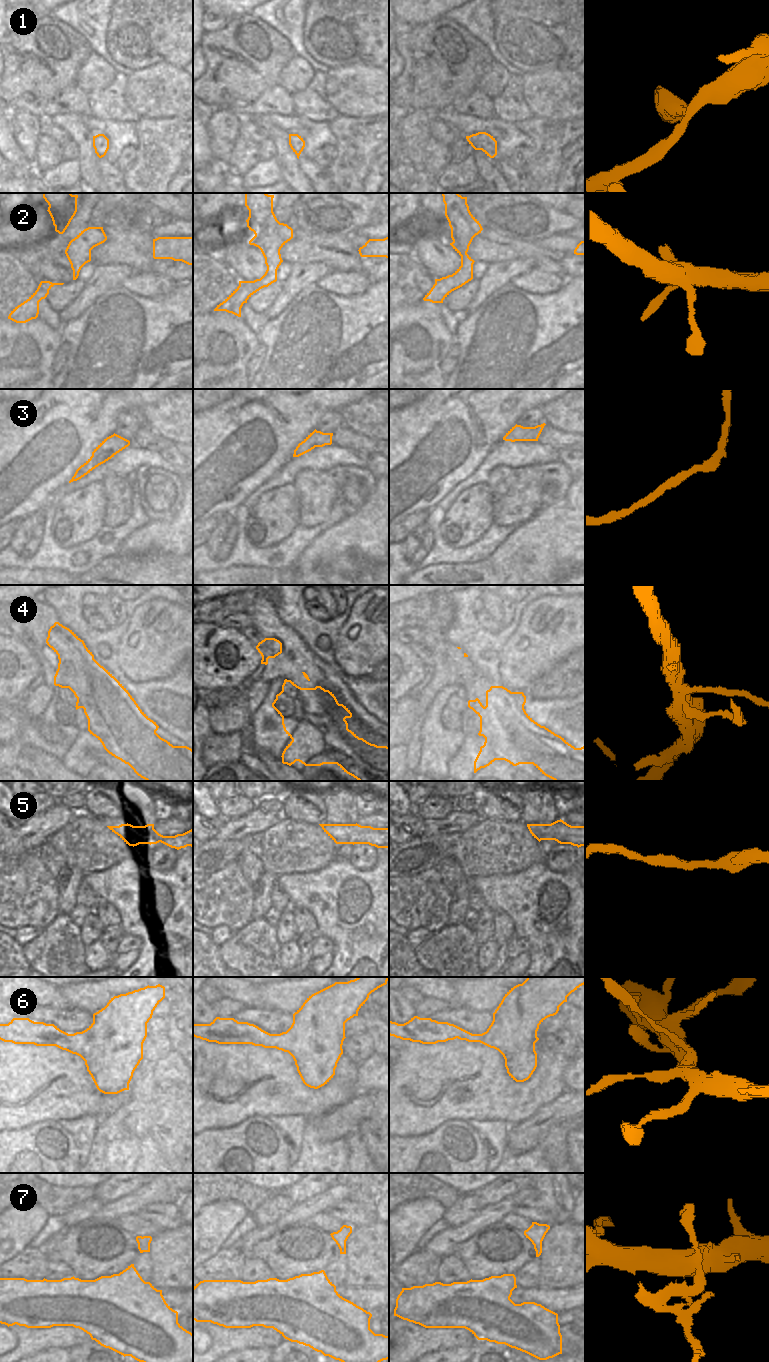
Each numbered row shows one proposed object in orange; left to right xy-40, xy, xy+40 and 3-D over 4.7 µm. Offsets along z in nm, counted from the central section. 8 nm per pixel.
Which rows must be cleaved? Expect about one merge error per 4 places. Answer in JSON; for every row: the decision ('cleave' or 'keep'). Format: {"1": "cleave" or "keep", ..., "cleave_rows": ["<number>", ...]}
{"1": "keep", "2": "keep", "3": "keep", "4": "keep", "5": "keep", "6": "keep", "7": "cleave", "cleave_rows": ["7"]}

